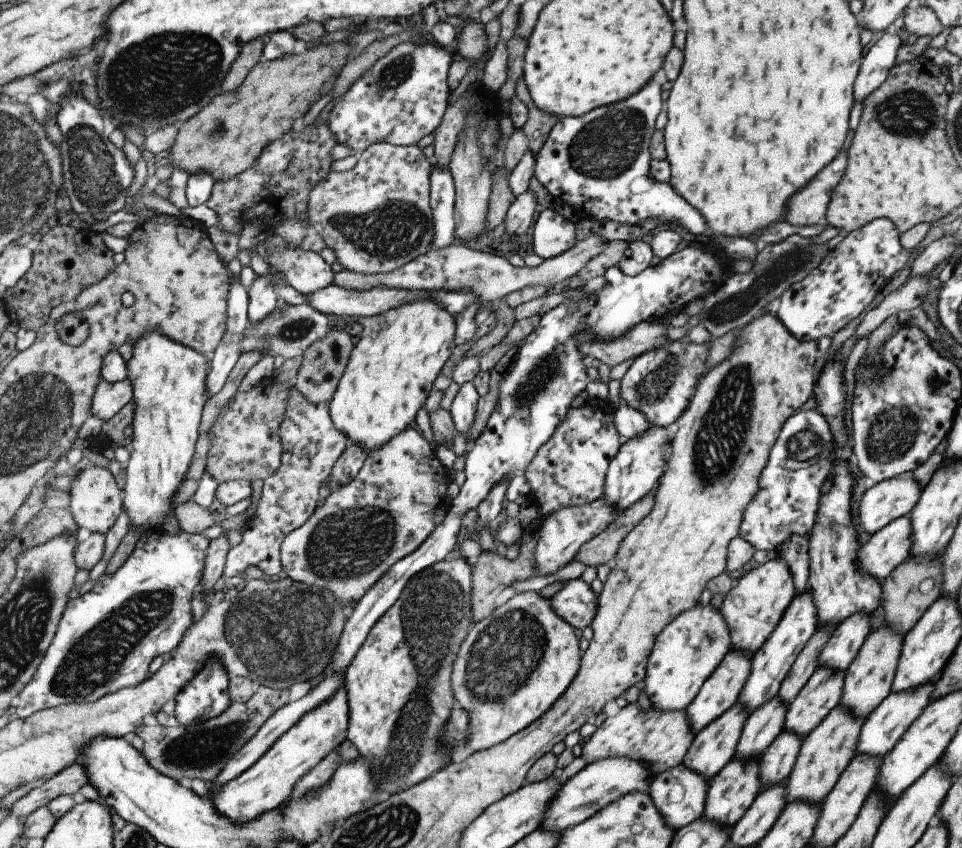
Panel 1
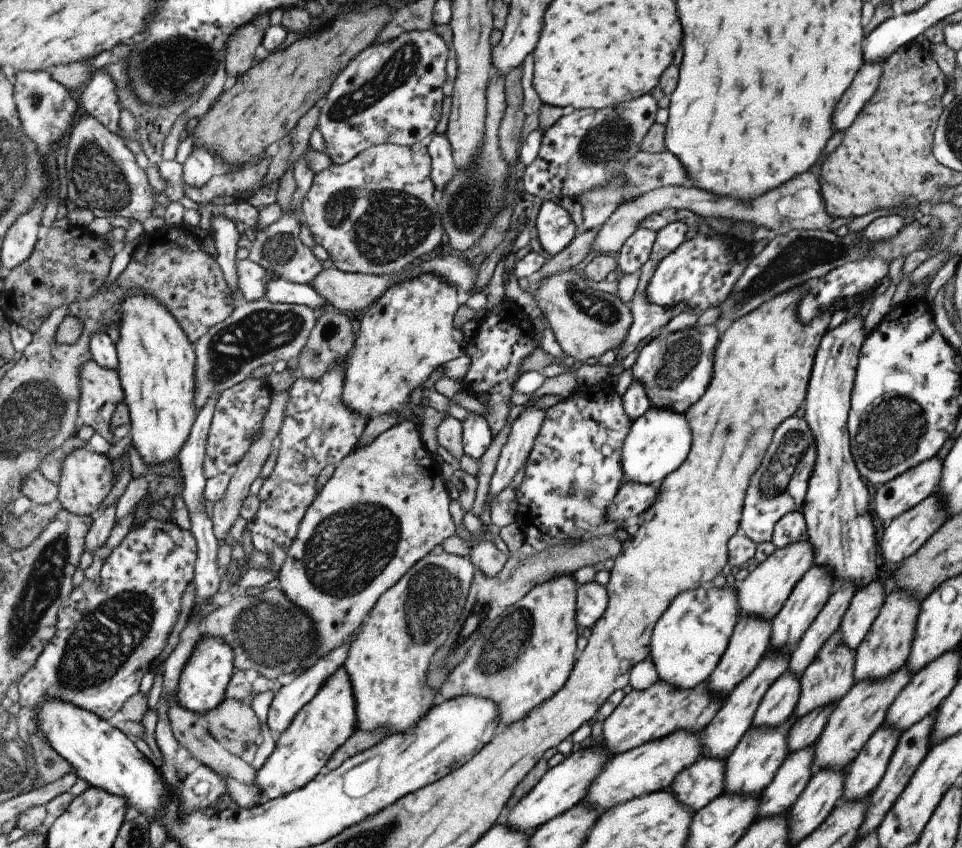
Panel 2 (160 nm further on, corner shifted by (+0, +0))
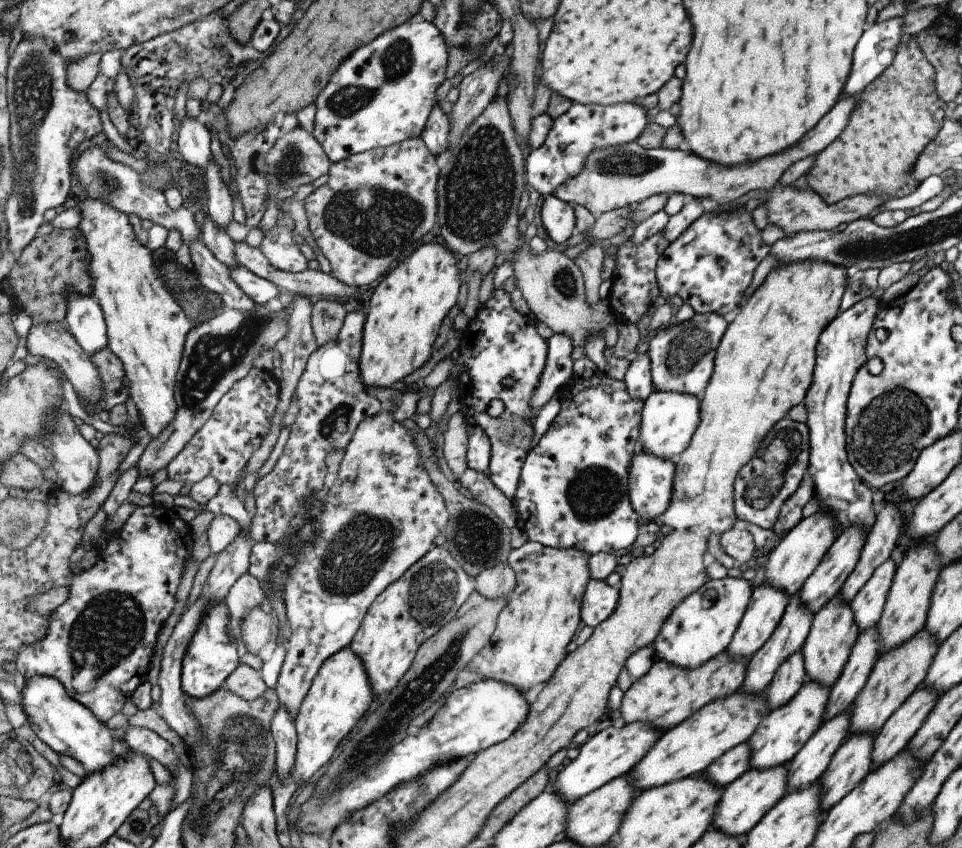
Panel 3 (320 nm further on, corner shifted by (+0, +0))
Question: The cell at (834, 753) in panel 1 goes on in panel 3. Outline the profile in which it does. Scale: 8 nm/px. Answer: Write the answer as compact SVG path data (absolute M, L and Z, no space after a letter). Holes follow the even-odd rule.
M921 627L905 642L879 654L865 686L857 693L849 706L852 710L850 734L865 731L877 732L887 718L908 699L908 696L921 686L937 649L938 642L925 627Z

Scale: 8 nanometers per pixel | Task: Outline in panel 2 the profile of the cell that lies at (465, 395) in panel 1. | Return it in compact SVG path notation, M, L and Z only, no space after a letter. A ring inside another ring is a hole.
M469 412L462 422L462 451L473 460L487 450L492 437L485 419L477 413Z

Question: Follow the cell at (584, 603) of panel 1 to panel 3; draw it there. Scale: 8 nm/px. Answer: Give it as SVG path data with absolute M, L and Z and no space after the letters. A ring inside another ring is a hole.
M589 579L580 602L580 620L585 625L596 627L603 622L616 607L617 586L609 586L602 580Z

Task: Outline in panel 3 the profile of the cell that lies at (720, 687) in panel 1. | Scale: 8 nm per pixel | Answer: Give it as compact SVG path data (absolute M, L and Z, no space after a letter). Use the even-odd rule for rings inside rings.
M754 583L747 608L727 645L728 655L749 658L755 654L777 626L788 597L773 585Z

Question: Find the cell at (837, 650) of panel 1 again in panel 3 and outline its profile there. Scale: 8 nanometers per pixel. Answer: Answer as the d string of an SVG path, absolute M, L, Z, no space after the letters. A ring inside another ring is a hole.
M887 557L850 600L850 607L859 633L877 624L880 619L895 569L895 564Z

